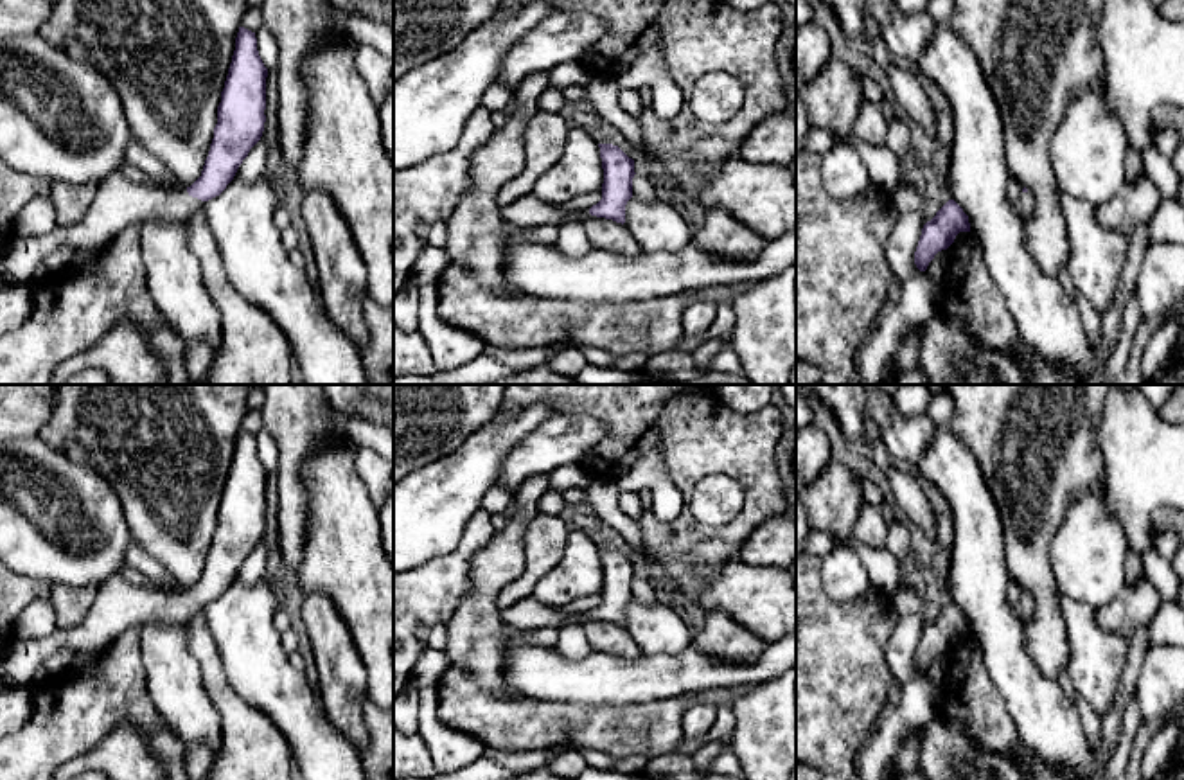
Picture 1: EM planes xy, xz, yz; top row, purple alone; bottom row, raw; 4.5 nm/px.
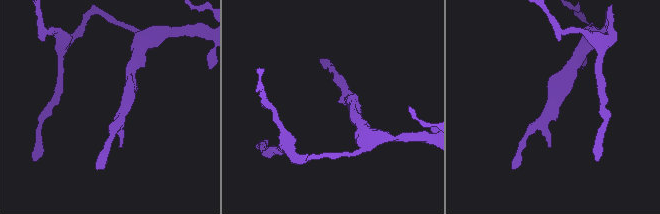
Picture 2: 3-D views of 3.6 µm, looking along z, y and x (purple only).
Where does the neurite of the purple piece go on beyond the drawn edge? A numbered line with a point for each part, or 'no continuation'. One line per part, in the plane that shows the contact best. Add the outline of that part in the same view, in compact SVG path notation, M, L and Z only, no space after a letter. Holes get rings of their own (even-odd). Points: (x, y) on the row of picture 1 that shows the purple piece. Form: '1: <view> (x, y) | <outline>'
1: xy (119, 202) | M117 173L97 187L95 199L79 223L57 226L38 237L13 235L0 252L2 286L31 284L34 270L52 252L63 246L70 246L77 252L99 250L110 243L122 226L147 219L185 221L201 205L203 201L192 198L185 187L163 191L131 182Z

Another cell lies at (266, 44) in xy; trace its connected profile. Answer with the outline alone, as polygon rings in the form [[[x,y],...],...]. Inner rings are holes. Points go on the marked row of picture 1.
[[[262,25],[255,31],[257,38],[257,50],[264,63],[264,66],[269,70],[278,70],[278,43],[277,38]]]

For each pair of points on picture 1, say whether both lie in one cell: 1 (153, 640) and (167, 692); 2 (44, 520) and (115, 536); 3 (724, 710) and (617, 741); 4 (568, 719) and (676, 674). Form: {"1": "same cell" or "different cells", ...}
{"1": "same cell", "2": "same cell", "3": "different cells", "4": "different cells"}

